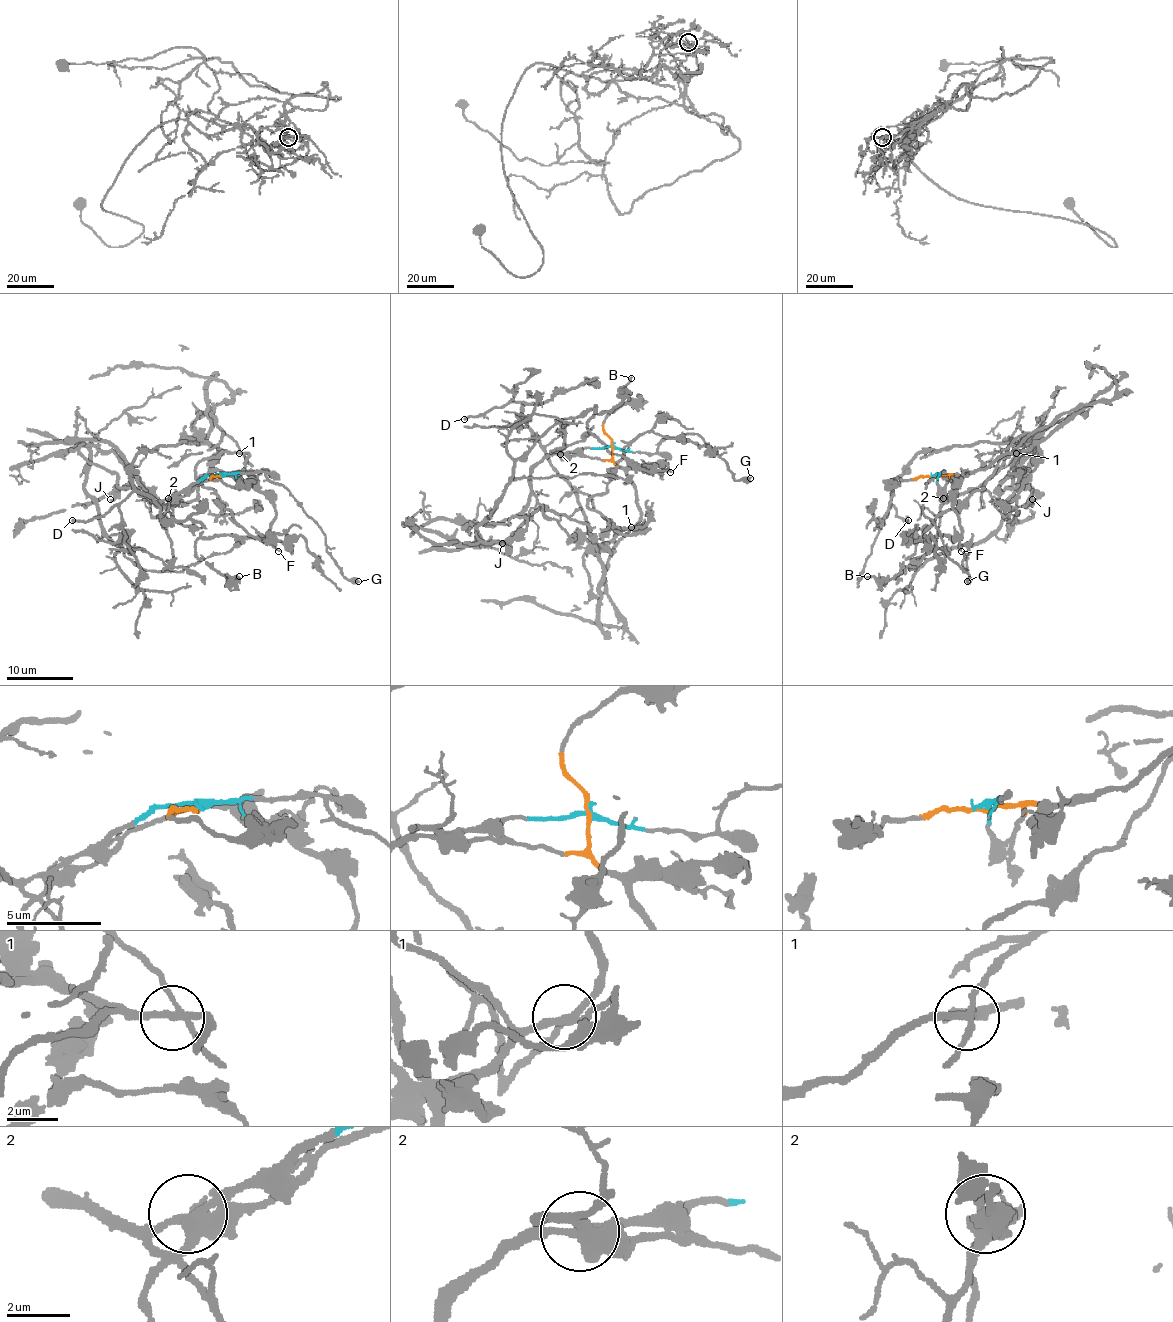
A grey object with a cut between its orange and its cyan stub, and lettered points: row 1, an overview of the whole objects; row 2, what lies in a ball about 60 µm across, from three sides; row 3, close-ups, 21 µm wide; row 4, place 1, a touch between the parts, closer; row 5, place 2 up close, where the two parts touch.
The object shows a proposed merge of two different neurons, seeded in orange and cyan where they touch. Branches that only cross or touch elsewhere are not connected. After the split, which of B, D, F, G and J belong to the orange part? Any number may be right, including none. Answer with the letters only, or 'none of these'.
B, D, F

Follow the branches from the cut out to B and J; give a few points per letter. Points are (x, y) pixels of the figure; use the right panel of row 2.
B: (933, 476), (954, 475), (953, 508), (961, 536), (935, 534), (918, 541), (890, 579), (866, 576)
J: (933, 475), (946, 501), (976, 490), (1013, 440), (1013, 483), (1006, 486), (1029, 488), (1036, 495), (1033, 500)

